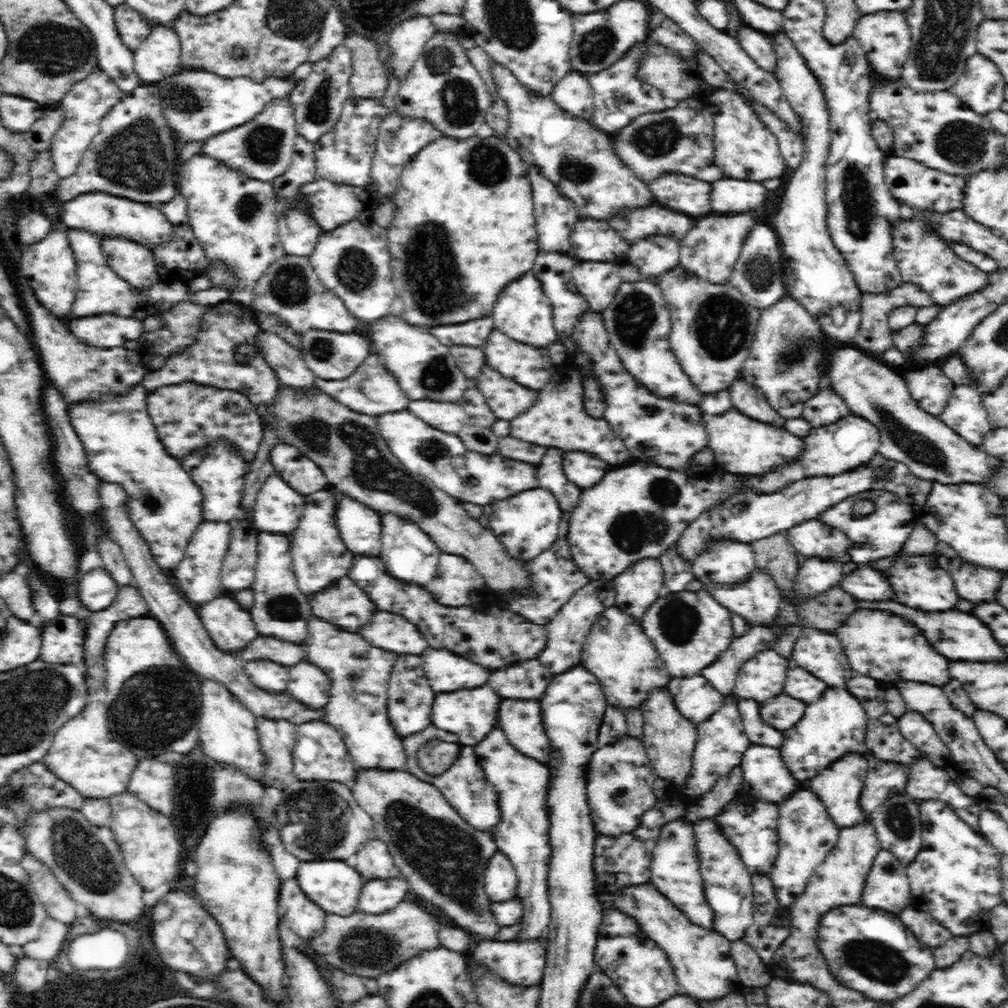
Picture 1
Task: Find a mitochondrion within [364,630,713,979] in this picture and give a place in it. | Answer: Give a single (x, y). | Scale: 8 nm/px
(448, 858)

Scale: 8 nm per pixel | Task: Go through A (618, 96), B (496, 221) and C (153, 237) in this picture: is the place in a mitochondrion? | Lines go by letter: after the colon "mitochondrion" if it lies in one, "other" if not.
A: mitochondrion
B: other
C: other

